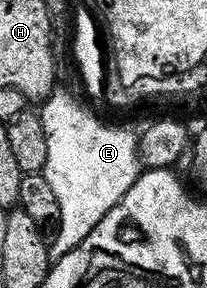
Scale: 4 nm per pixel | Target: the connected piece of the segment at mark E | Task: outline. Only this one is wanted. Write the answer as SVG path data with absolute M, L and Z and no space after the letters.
M53 90L43 100L41 107L44 108L39 108L38 111L42 129L46 129L46 165L42 173L54 188L60 210L60 225L48 243L48 257L52 261L70 253L70 249L77 247L88 236L90 229L94 229L94 225L98 225L98 221L106 217L108 210L118 205L120 198L127 193L130 185L134 185L142 170L135 130L127 131L124 127L111 127L110 124L103 123L98 116L91 115L70 92L60 90Z

